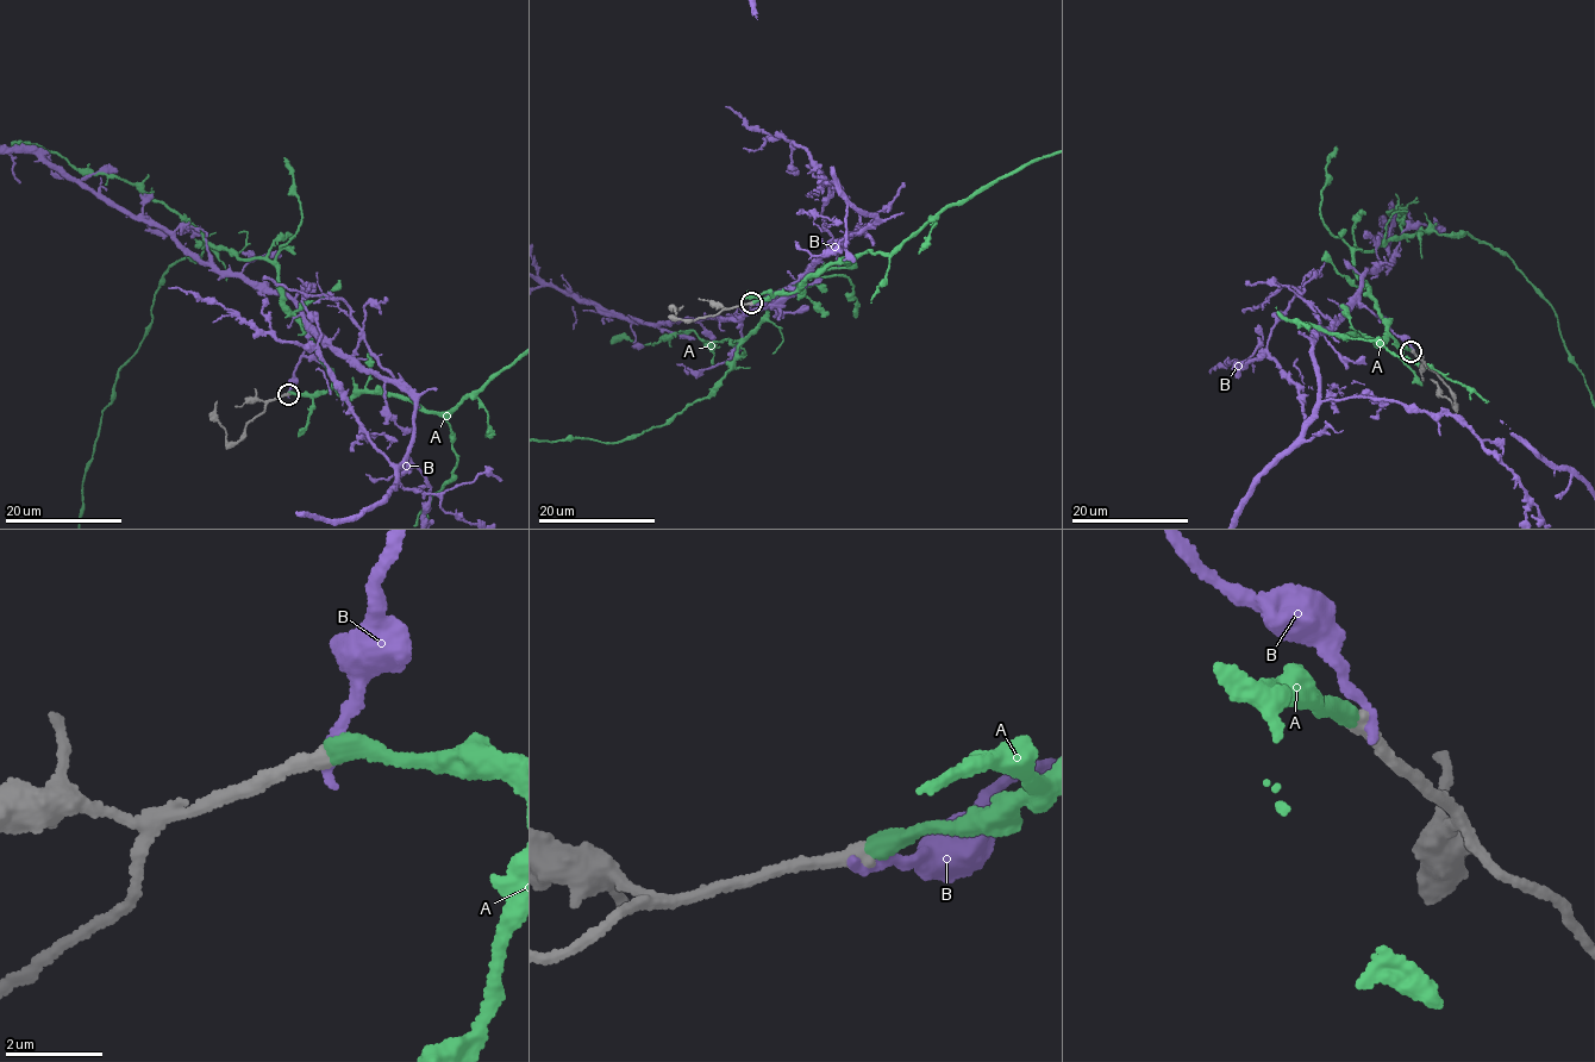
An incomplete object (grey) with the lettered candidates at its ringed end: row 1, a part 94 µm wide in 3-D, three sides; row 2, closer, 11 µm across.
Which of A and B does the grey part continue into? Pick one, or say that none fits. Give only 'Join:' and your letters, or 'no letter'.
Join: A

